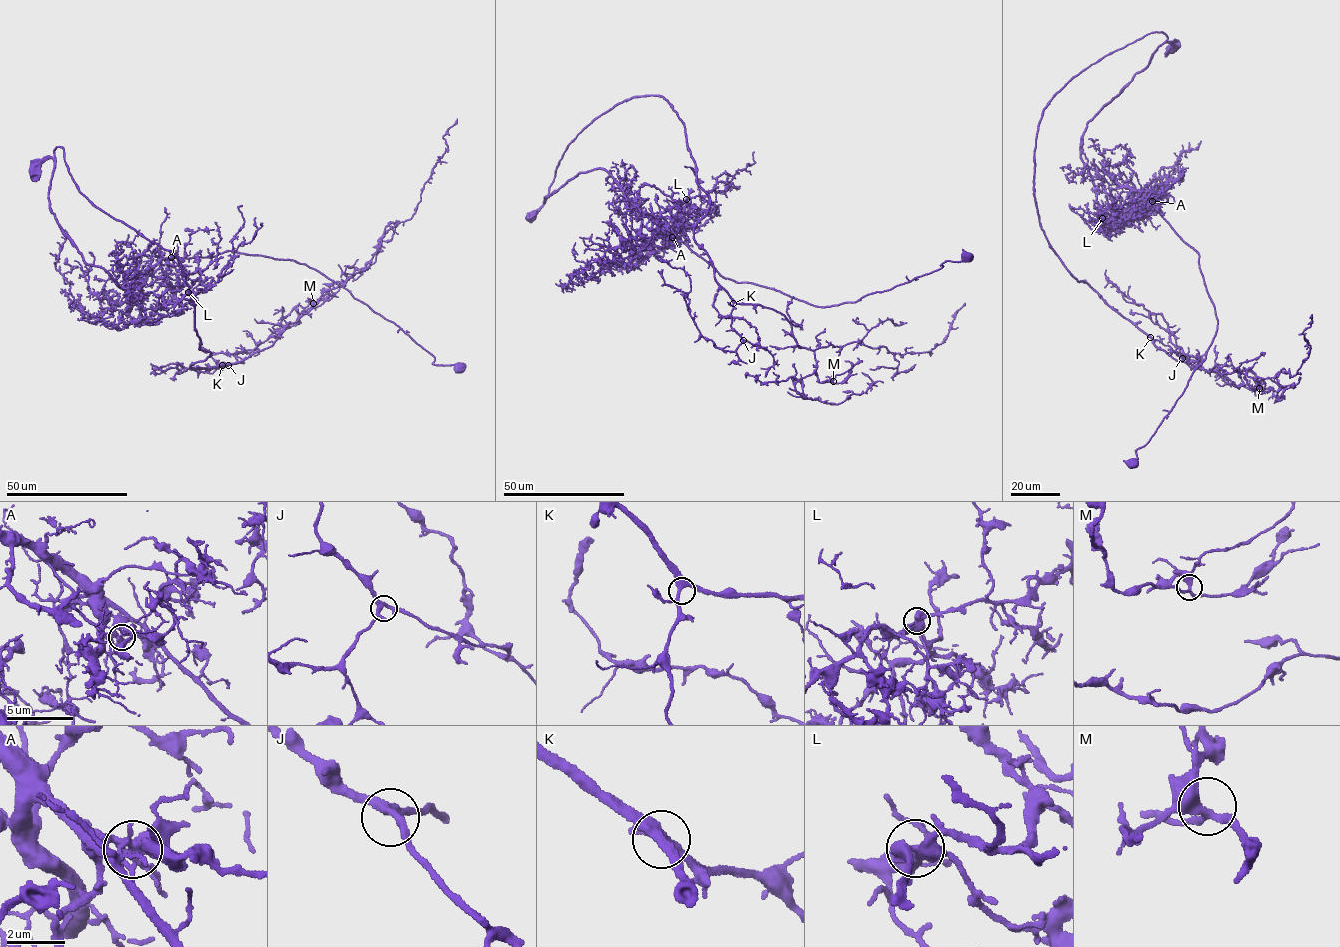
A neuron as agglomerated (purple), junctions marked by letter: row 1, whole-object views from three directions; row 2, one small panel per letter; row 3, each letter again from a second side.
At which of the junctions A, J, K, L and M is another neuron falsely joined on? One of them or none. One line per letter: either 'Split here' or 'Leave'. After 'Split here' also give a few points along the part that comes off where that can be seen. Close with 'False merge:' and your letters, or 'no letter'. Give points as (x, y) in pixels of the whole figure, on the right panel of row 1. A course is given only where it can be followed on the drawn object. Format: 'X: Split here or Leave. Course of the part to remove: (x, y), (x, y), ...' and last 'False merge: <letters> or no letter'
A: Split here. Course of the part to remove: (1153, 201), (1176, 234), (1198, 254), (1217, 329), (1184, 392), (1155, 433), (1135, 451), (1137, 460), (1130, 466)
J: Leave
K: Leave
L: Leave
M: Leave
False merge: A

